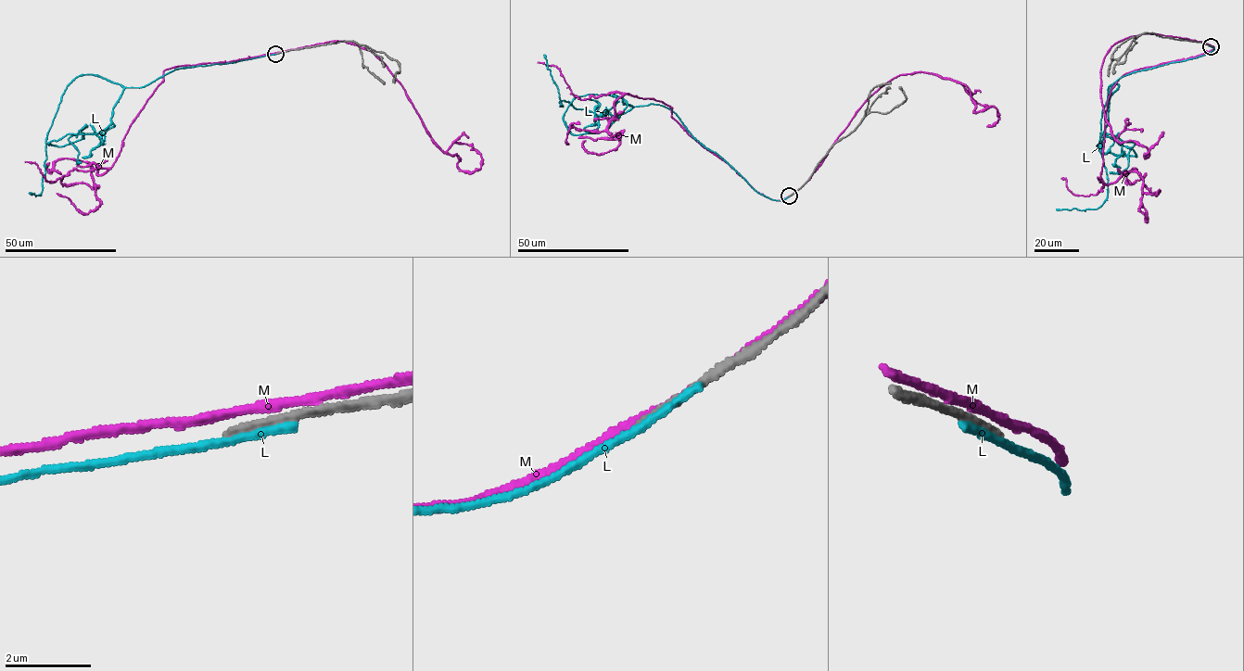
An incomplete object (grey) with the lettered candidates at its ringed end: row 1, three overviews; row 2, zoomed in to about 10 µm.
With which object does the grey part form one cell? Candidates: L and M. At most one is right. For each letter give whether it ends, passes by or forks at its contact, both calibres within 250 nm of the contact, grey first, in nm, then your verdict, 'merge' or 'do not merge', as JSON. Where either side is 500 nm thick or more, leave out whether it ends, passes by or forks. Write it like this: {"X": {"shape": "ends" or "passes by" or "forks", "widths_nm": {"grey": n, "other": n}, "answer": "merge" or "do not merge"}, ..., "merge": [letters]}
{"L": {"shape": "ends", "widths_nm": {"grey": 260, "other": 240}, "answer": "do not merge"}, "M": {"shape": "passes by", "widths_nm": {"grey": 240, "other": 200}, "answer": "do not merge"}, "merge": []}

